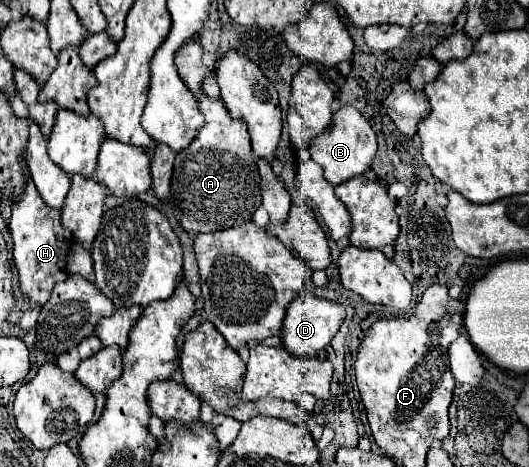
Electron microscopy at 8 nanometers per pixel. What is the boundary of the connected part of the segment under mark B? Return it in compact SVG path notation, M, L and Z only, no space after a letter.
M342 106L332 114L332 122L328 124L328 130L324 130L324 134L320 134L320 138L312 140L310 156L314 162L318 162L324 168L324 178L332 186L338 186L338 184L350 180L352 176L364 174L370 168L372 158L378 150L376 138L378 136L374 132L374 128L370 126L370 122L354 106Z

